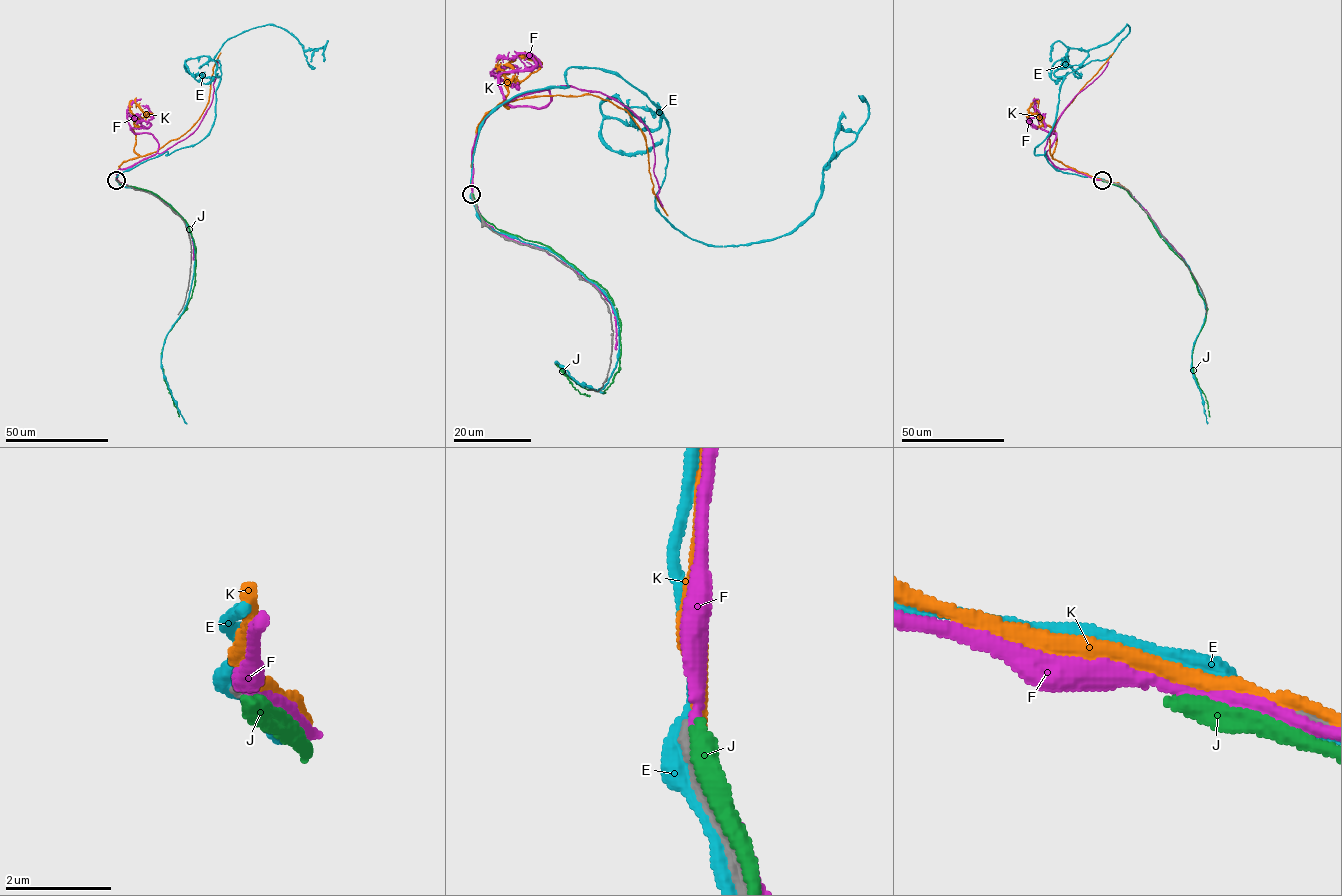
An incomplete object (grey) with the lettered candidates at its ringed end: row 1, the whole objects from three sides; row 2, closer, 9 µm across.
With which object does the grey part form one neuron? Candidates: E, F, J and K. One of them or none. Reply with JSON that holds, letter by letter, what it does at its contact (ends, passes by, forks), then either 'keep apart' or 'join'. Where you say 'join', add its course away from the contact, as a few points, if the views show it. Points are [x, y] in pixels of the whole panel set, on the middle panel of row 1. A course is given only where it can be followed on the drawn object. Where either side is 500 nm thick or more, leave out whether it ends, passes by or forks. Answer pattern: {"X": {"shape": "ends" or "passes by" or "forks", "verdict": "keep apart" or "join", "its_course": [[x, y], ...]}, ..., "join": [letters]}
{"E": {"shape": "passes by", "verdict": "keep apart"}, "F": {"shape": "passes by", "verdict": "keep apart"}, "J": {"shape": "passes by", "verdict": "keep apart"}, "K": {"shape": "passes by", "verdict": "keep apart"}, "join": []}

